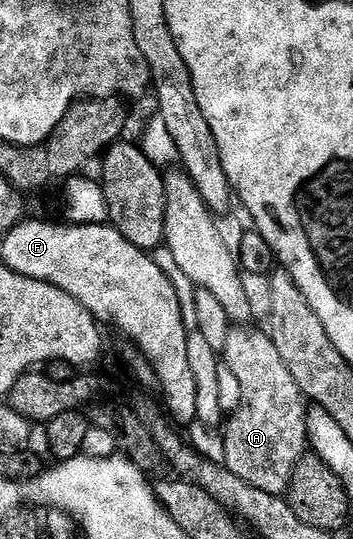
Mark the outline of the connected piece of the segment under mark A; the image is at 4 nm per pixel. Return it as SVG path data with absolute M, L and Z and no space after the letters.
M239 329L232 330L229 335L229 343L225 343L225 347L221 351L221 361L222 364L229 367L229 371L233 371L233 375L237 375L237 383L241 383L241 403L239 404L238 409L226 418L225 424L221 429L225 443L224 465L227 466L229 471L233 471L233 475L237 475L237 479L243 479L245 483L249 483L261 491L267 491L269 495L286 494L288 487L291 485L293 471L297 467L297 463L309 449L307 444L307 411L309 405L305 400L303 393L297 387L297 379L293 379L293 375L289 375L289 367L285 367L285 359L281 359L277 347L271 342L270 336L268 336L266 332L249 333L247 331L239 331Z

